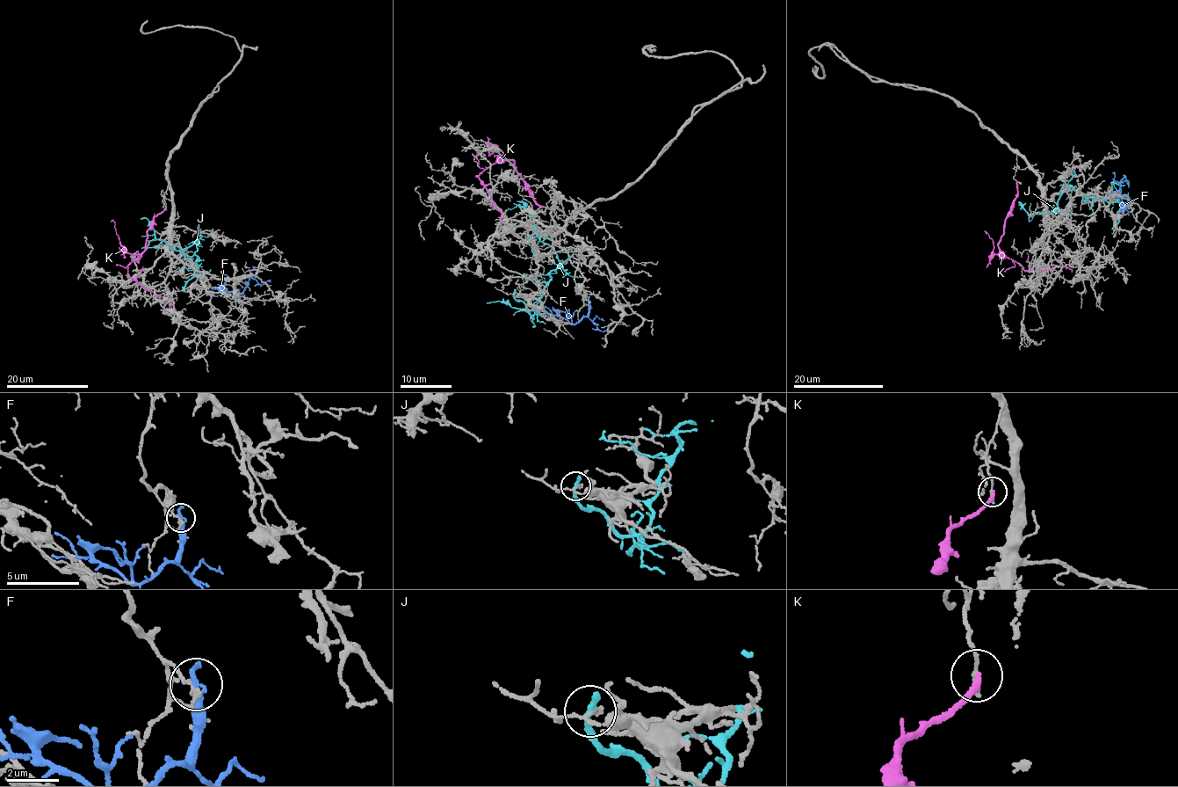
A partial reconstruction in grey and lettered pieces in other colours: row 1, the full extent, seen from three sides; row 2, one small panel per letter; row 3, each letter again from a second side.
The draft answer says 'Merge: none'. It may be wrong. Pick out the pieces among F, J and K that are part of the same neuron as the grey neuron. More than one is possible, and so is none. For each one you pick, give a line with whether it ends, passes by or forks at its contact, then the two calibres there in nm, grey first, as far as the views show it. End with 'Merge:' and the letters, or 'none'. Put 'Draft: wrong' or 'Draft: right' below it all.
Merge: none
Draft: right

